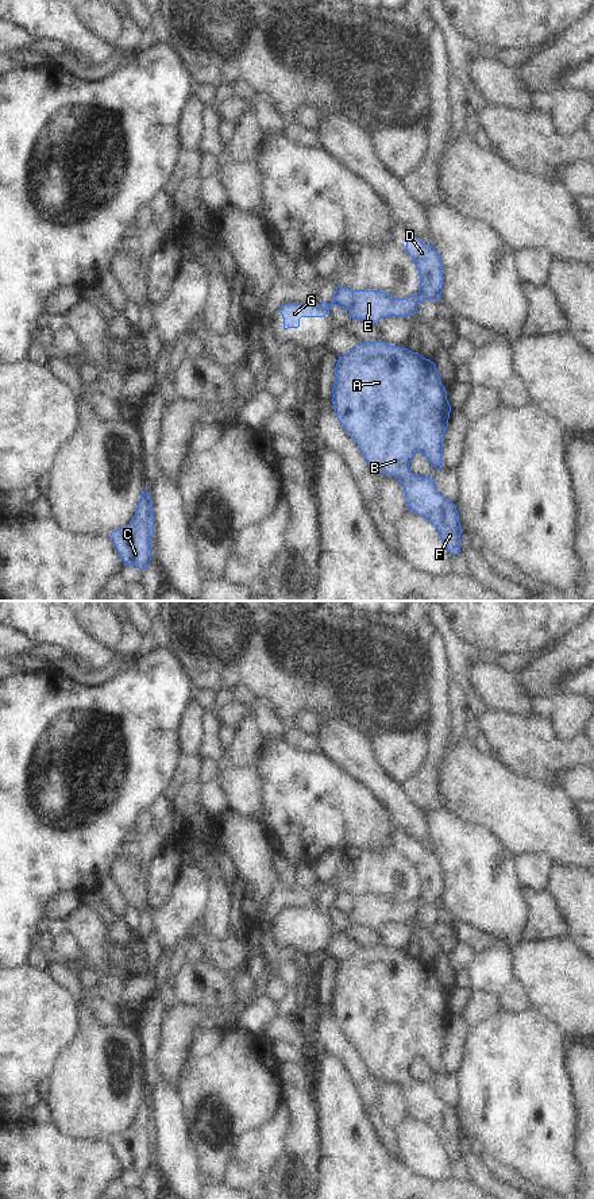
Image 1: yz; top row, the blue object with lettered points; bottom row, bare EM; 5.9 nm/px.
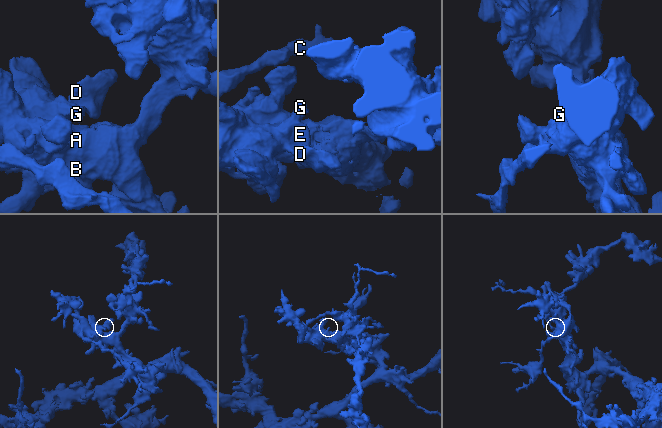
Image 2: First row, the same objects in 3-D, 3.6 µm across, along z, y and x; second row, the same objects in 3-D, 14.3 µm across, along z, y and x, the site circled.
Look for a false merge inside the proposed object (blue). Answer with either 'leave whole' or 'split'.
leave whole

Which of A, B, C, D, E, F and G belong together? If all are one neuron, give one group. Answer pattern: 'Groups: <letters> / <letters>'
Groups: A B C D E F G.

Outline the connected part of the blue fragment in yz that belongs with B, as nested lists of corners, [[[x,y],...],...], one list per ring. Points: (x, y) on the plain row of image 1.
[[[363,947],[347,960],[339,961],[332,998],[335,1019],[359,1050],[371,1077],[396,1082],[404,1092],[408,1114],[425,1122],[437,1134],[451,1160],[459,1158],[463,1134],[456,1110],[437,1096],[433,1083],[418,1082],[409,1073],[412,1063],[418,1057],[424,1059],[436,1075],[443,1072],[443,1042],[448,1032],[451,1010],[435,968],[408,953],[394,952],[385,947]]]

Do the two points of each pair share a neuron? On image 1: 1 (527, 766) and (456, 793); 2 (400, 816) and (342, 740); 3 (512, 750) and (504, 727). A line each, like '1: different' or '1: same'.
1: different
2: same
3: same

